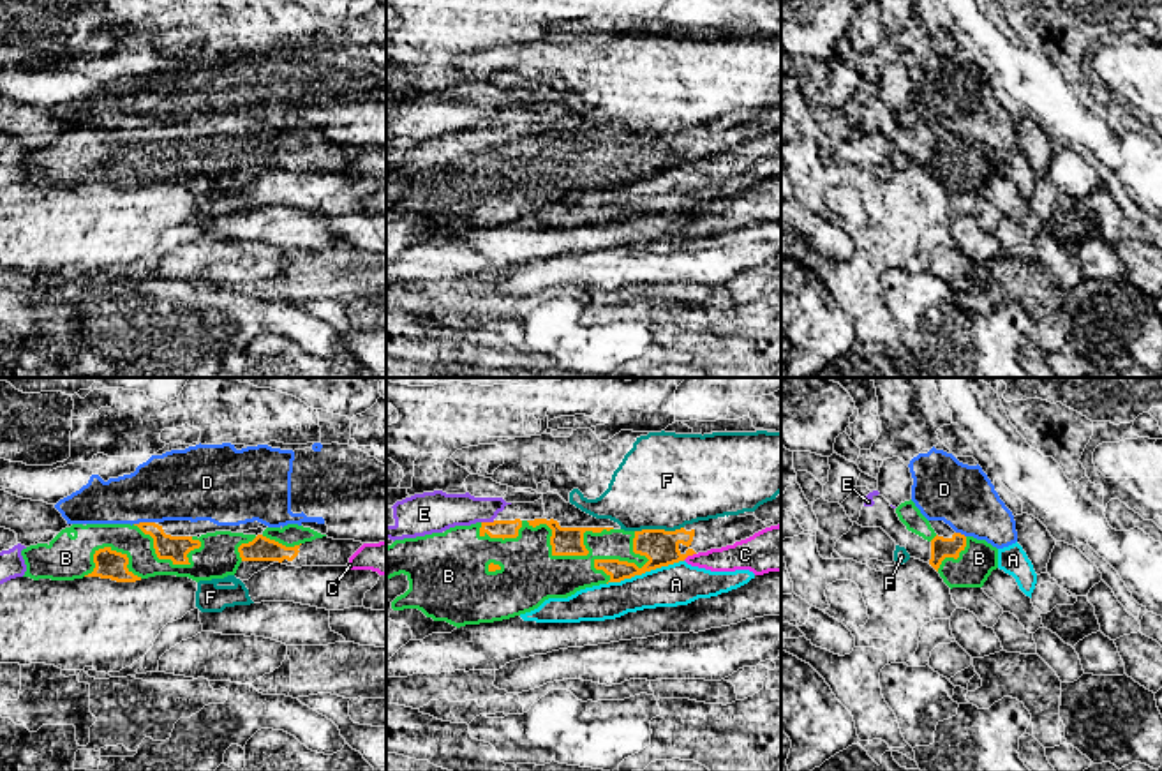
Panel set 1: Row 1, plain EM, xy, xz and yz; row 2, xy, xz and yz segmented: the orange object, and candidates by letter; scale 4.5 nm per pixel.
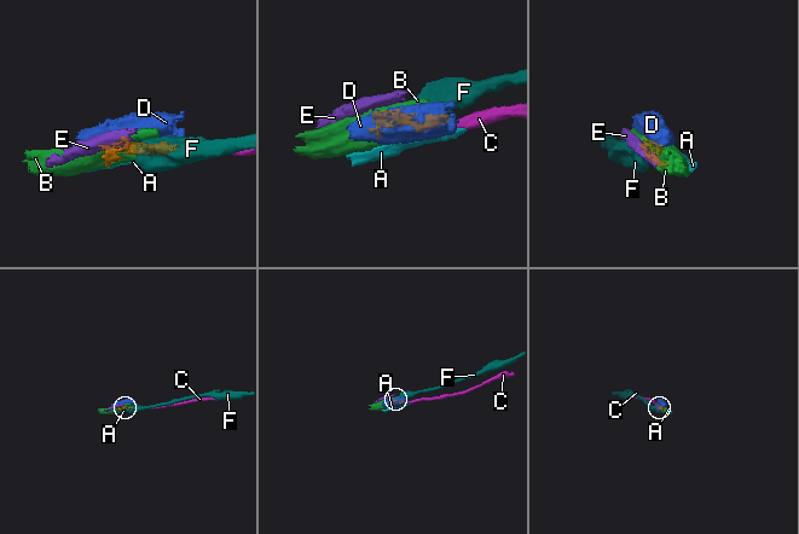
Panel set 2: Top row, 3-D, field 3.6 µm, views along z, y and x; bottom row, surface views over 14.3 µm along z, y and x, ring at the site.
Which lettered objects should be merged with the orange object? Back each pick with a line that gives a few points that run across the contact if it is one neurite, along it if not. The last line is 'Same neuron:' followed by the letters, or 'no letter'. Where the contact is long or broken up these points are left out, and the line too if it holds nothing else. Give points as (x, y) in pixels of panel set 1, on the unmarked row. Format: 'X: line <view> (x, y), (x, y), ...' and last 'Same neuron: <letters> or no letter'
Same neuron: B

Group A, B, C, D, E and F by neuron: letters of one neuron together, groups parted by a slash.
A C / B / D / E / F

